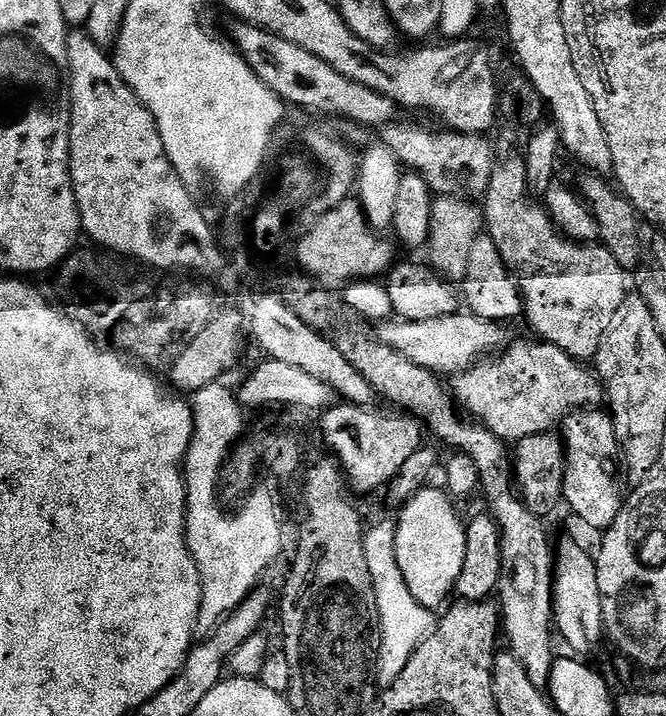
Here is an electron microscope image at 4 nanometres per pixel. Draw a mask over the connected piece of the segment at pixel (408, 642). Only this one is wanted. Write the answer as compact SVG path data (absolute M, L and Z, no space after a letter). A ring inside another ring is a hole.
M380 520L373 528L371 525L364 534L366 562L370 566L370 578L374 582L380 615L382 680L385 685L392 684L394 678L398 678L398 674L406 670L406 662L410 662L416 647L427 638L434 627L433 609L420 605L403 580L403 572L399 569L398 558L395 557L395 536L396 524L392 520Z

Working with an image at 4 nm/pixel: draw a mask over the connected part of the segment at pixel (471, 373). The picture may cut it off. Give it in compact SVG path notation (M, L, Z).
M528 340L509 343L499 354L481 360L450 380L450 391L457 405L505 442L551 432L568 413L599 405L606 396L604 385L591 367L570 358L558 346L535 343Z

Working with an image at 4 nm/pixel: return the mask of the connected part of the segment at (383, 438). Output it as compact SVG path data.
M336 402L319 417L319 419L321 418L320 432L324 435L325 442L328 443L327 451L340 461L340 469L344 471L349 489L356 494L359 492L376 492L380 487L381 491L391 483L402 466L410 459L410 456L422 447L422 440L420 440L421 421L411 414L401 414L396 410L379 412L378 409L379 407L376 406L363 408L357 404Z

